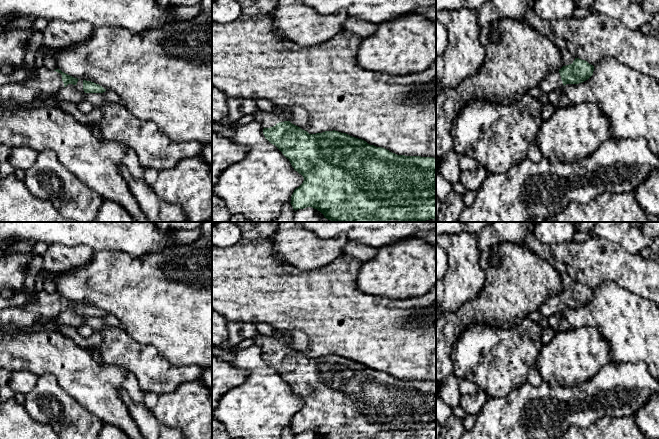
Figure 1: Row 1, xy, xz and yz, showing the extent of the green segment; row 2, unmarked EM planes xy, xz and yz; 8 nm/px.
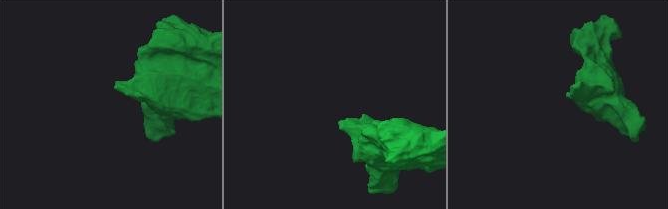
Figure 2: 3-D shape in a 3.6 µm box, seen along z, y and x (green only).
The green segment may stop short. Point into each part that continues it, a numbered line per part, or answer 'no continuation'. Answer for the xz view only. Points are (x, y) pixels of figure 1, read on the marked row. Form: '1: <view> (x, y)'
1: xz (268, 119)

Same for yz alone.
1: yz (552, 82)

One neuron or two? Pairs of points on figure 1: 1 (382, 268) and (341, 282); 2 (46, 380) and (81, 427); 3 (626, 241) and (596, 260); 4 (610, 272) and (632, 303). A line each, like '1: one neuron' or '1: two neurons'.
1: two neurons
2: one neuron
3: two neurons
4: two neurons

